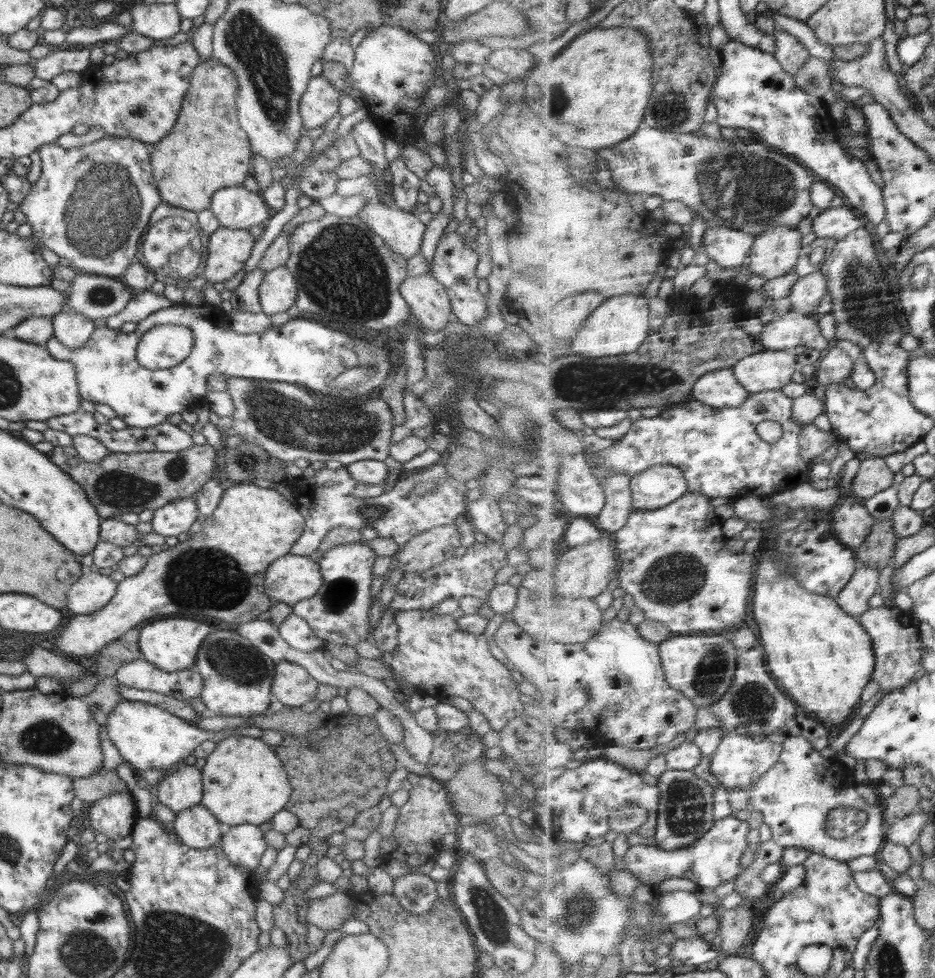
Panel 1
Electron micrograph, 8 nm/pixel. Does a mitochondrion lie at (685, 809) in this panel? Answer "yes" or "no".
yes

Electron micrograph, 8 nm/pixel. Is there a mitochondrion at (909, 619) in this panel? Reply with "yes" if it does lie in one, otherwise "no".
no

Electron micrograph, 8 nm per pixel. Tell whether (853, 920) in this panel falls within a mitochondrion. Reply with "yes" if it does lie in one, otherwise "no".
no

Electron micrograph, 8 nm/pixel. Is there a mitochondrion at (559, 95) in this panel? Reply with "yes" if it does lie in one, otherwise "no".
yes

